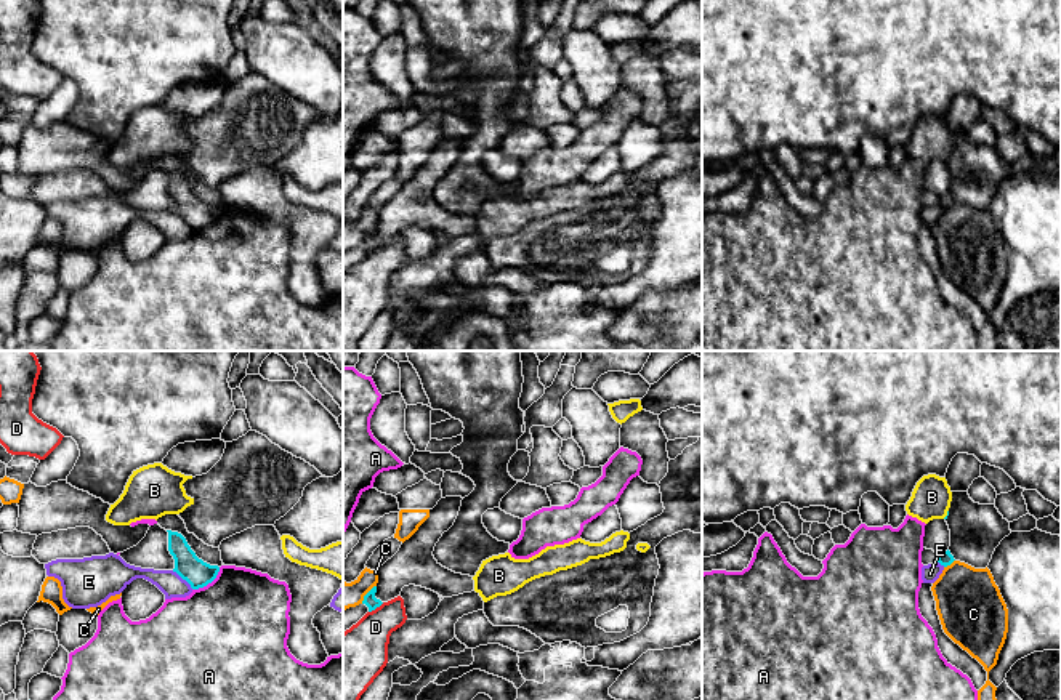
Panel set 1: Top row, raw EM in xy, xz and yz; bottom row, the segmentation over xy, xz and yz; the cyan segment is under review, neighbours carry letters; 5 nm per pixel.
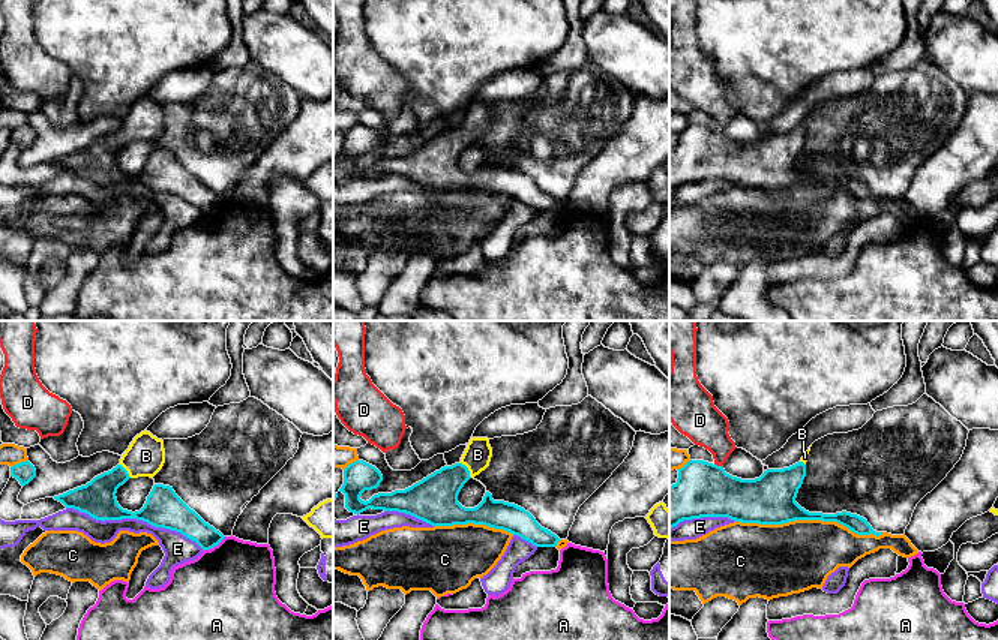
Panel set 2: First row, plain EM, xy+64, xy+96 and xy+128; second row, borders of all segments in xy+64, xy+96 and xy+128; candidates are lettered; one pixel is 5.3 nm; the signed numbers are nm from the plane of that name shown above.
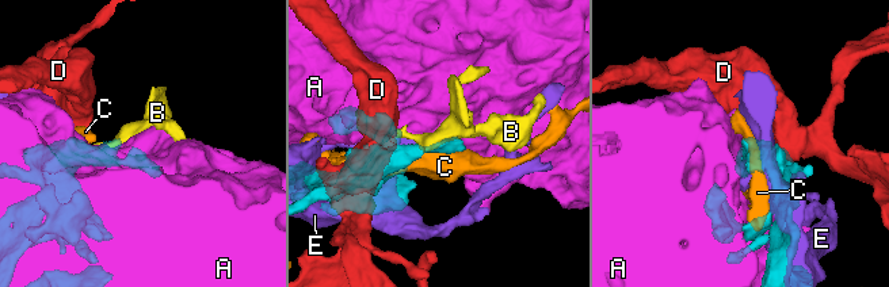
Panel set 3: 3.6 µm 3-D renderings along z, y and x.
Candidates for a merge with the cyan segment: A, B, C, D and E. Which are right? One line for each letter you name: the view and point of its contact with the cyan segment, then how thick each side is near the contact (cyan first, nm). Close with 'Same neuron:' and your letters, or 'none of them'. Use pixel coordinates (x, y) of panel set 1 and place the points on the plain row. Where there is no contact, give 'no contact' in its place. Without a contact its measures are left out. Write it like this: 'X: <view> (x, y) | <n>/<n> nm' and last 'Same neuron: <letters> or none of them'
B: yz (948, 156) | 20/200 nm
Same neuron: B

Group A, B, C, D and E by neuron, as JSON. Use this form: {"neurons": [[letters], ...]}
{"neurons": [["A"], ["B"], ["C"], ["D"], ["E"]]}

